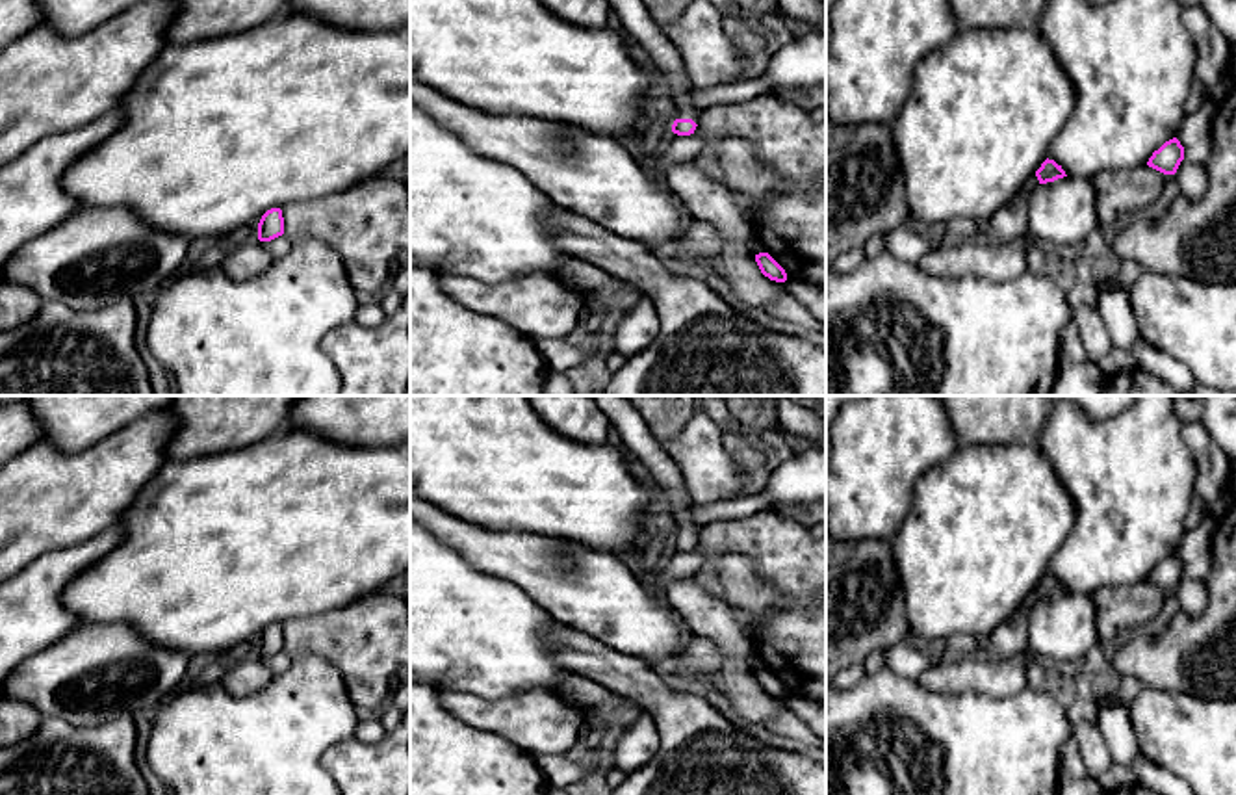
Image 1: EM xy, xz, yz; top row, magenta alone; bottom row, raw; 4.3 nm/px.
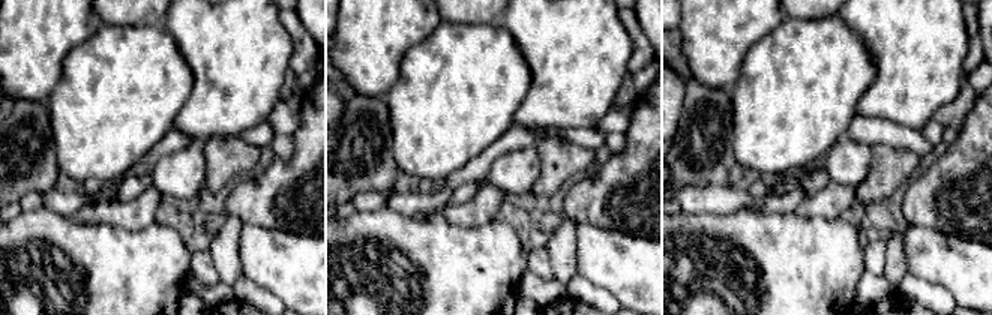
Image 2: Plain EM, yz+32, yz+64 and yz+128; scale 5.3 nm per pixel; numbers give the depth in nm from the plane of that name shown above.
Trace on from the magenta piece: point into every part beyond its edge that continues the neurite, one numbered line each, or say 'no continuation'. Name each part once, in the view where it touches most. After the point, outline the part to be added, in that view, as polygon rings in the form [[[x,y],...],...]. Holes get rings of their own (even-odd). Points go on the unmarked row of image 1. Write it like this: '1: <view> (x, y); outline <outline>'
1: xz (669, 480); outline [[[592,396],[605,411],[611,425],[614,425],[624,444],[653,476],[653,487],[668,500],[670,513],[677,524],[677,535],[690,535],[692,500],[685,477],[676,461],[664,451],[657,438],[650,433],[642,416],[631,407],[625,396]]]

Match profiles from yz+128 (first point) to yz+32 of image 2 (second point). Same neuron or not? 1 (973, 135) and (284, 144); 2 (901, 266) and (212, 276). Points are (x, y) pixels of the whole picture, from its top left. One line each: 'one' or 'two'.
1: two
2: two

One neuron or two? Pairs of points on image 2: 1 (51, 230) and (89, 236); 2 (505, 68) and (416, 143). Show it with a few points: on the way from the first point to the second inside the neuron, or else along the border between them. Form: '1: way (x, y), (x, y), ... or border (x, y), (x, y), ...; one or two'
1: way (60, 236), (80, 236); one
2: way (482, 77), (438, 120); one

